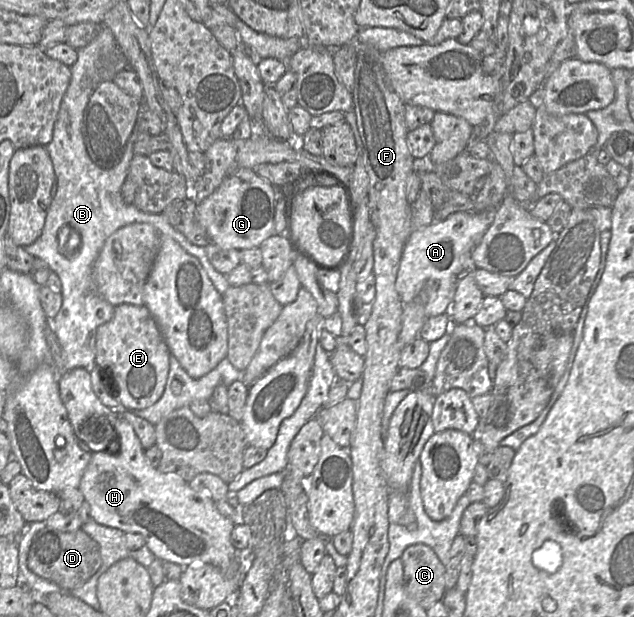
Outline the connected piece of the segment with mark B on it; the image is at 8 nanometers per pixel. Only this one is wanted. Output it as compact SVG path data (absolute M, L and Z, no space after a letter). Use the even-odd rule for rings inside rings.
M102 26L96 37L88 45L76 49L77 60L70 66L71 80L60 104L60 109L53 128L52 140L45 146L52 161L55 174L55 180L52 186L51 204L40 237L37 238L34 243L23 247L23 249L33 257L45 261L50 271L55 272L61 281L60 293L62 295L62 306L54 318L48 318L48 327L56 335L61 345L63 369L65 370L85 368L90 372L92 367L98 366L95 363L96 330L100 325L108 322L113 317L115 307L95 292L92 283L92 269L106 239L117 229L132 223L151 224L160 233L160 236L171 237L188 254L195 256L200 261L209 279L221 295L230 287L226 275L215 270L209 262L205 248L190 243L183 234L170 225L163 213L146 213L136 208L132 203L126 203L124 201L121 188L127 178L130 162L135 156L133 145L138 139L138 129L134 128L120 162L113 168L103 169L97 166L91 160L86 150L81 133L81 124L84 108L89 101L89 97L101 83L97 72L97 62L103 55L109 53L116 47L118 46L114 35L107 27ZM62 232L66 232L67 234L64 239L68 236L69 238L67 238L65 245L60 246L59 236L63 236L61 235Z

